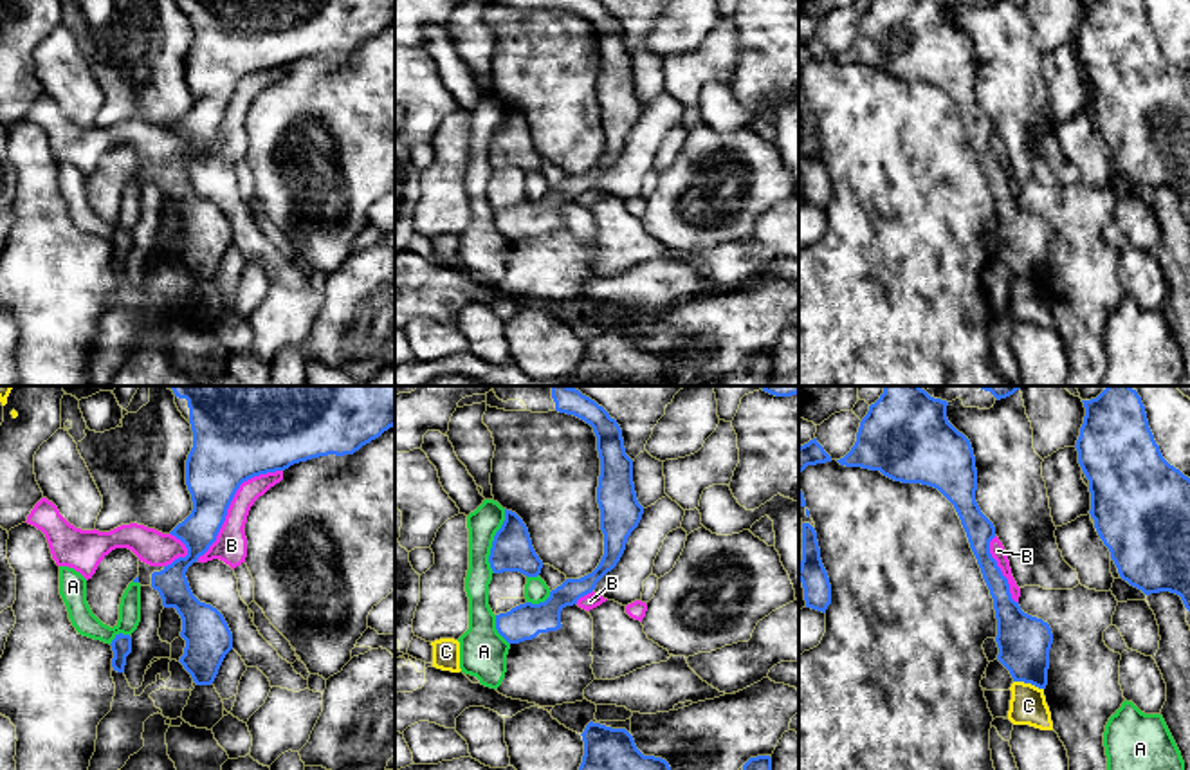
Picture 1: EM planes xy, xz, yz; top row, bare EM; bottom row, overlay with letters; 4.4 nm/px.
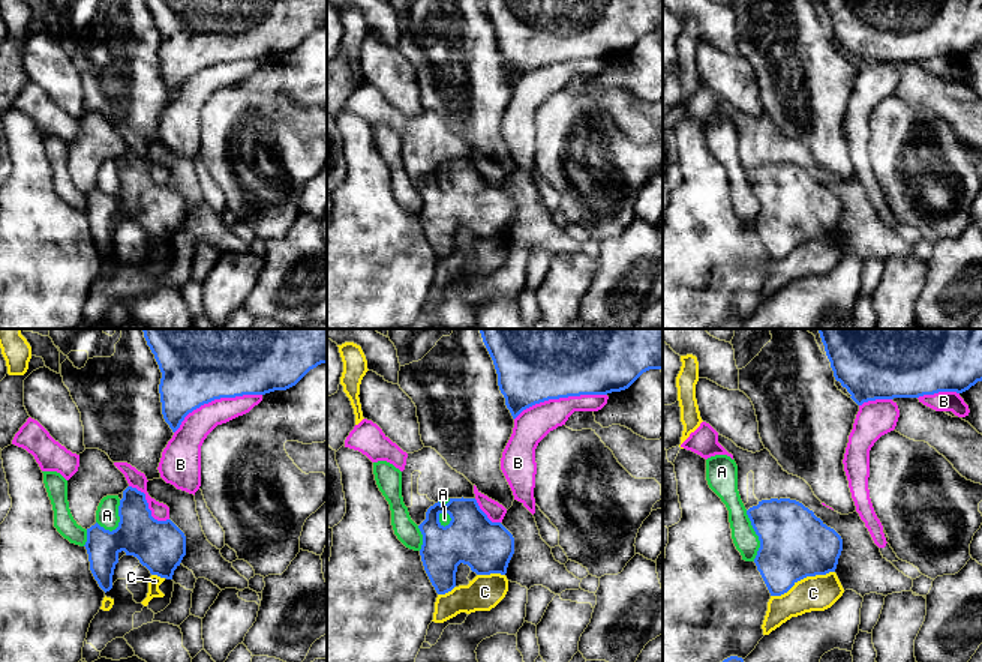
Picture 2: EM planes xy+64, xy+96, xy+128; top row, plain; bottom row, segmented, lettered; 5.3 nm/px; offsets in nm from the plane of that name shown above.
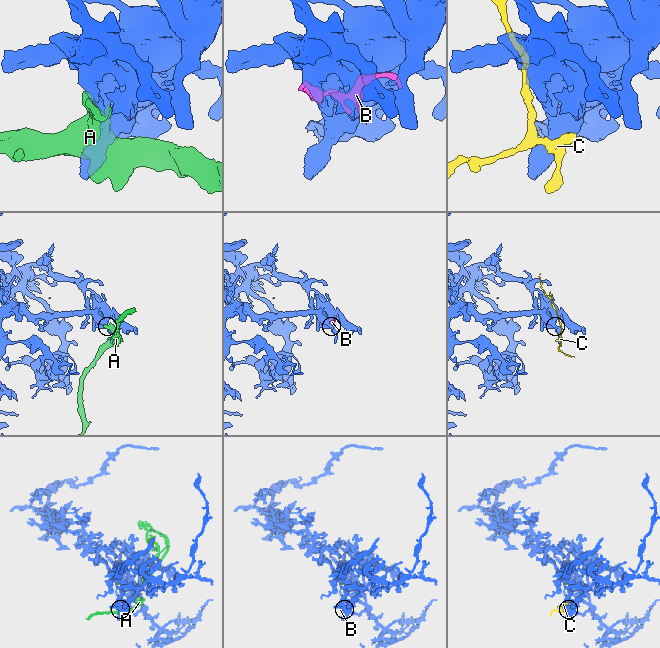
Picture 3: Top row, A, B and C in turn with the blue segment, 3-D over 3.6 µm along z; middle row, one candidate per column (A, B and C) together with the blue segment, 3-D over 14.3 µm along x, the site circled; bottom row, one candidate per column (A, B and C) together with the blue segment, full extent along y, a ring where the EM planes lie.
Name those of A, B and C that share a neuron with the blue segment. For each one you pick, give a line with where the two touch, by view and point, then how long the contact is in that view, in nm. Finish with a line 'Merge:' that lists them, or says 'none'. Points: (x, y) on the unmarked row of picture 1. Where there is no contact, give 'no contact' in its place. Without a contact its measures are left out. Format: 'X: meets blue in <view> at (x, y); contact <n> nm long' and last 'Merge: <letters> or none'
Merge: none

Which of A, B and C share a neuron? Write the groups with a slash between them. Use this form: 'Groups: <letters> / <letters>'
Groups: A / B / C

